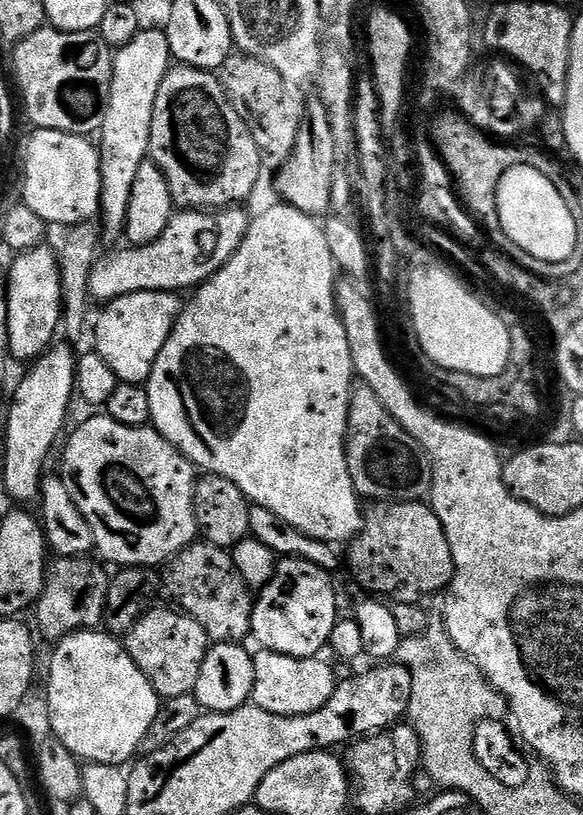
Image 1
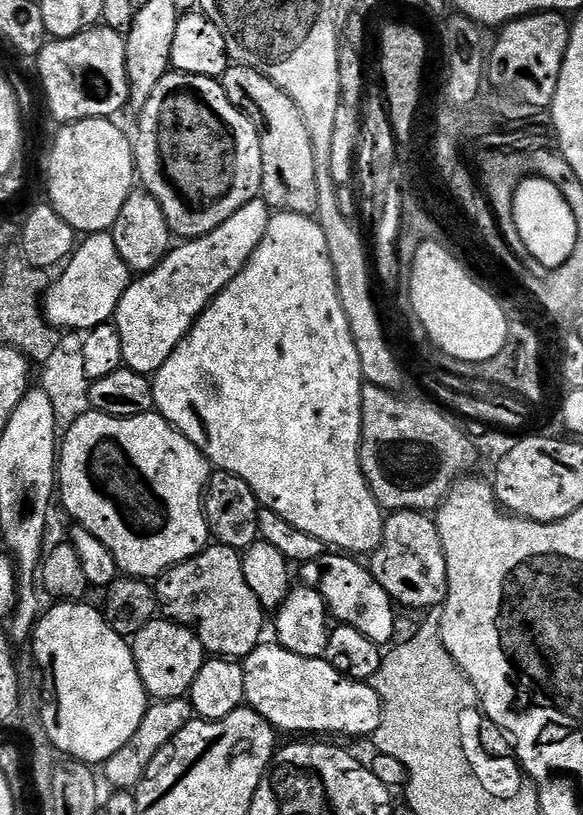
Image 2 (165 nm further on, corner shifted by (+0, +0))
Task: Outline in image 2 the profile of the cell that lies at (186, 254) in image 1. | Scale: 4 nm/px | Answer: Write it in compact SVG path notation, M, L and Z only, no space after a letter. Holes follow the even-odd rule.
M111 231L85 235L62 271L64 273L57 278L56 285L53 288L51 285L42 296L44 319L53 328L83 334L94 326L109 323L115 317L118 302L122 294L126 294L130 283L130 270L122 254L118 254L118 246L114 246Z

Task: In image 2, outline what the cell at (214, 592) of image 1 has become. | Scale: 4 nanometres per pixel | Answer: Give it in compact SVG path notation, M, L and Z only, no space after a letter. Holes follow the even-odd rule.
M209 543L194 558L163 572L154 587L159 615L190 629L205 653L240 662L262 642L266 613L242 574L242 555L237 549Z

